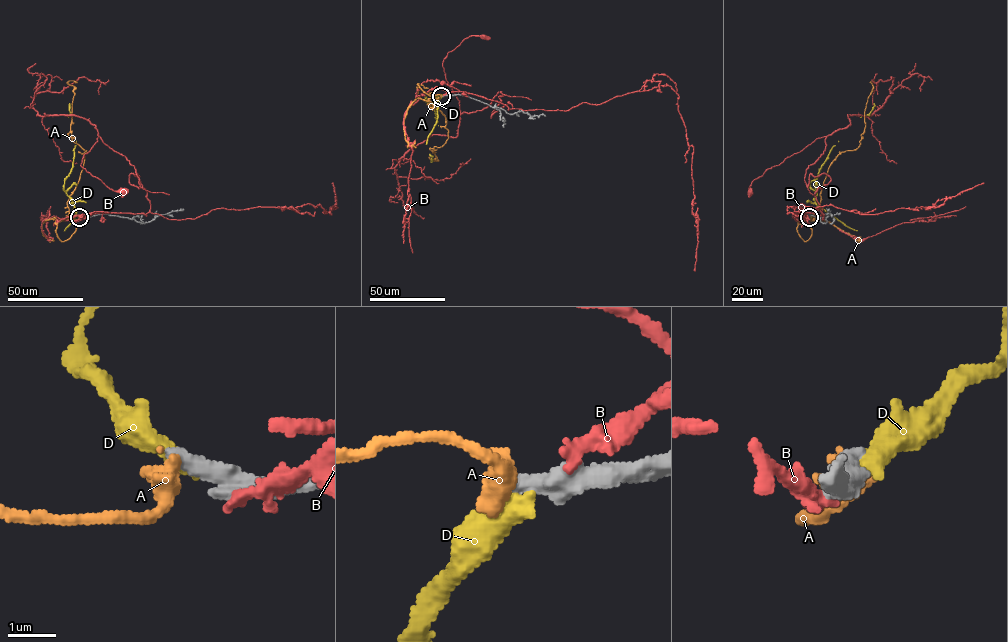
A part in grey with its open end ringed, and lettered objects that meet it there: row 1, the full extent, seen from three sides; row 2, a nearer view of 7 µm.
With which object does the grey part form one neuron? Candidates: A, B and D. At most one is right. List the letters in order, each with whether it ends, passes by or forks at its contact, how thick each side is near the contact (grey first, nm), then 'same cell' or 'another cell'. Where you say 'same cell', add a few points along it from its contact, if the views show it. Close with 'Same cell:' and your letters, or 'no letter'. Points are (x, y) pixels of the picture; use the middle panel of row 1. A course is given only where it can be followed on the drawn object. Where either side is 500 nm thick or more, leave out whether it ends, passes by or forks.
A: 400 nm thick on the grey side, 500 nm on the other; another cell
B: it ends there; 460 nm thick on the grey side, 280 nm on the other; another cell
D: it ends there; 440 nm thick on the grey side, 480 nm on the other; another cell
Same cell: no letter

